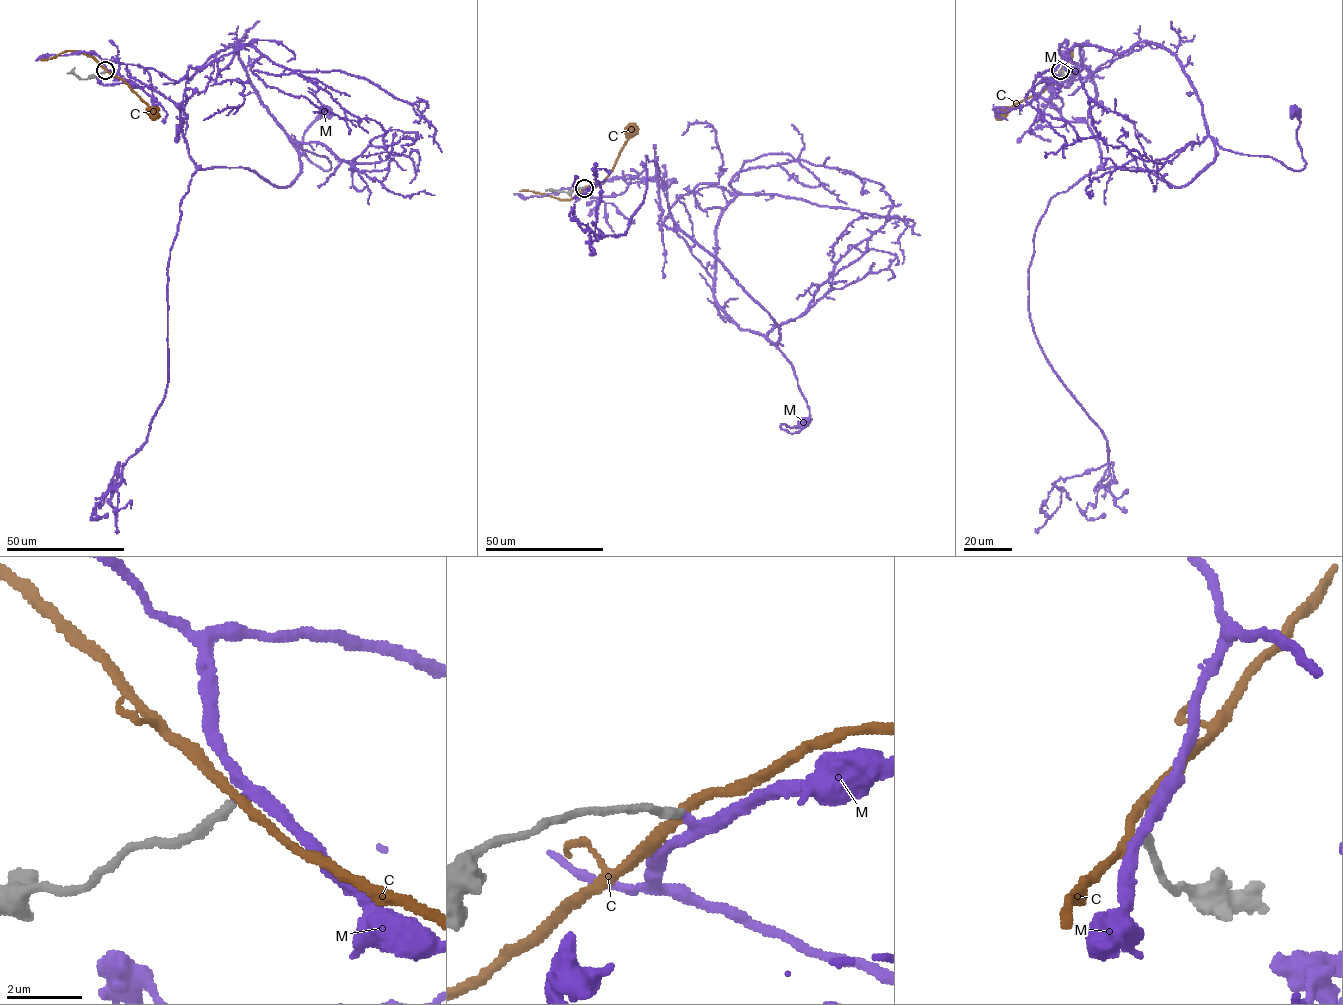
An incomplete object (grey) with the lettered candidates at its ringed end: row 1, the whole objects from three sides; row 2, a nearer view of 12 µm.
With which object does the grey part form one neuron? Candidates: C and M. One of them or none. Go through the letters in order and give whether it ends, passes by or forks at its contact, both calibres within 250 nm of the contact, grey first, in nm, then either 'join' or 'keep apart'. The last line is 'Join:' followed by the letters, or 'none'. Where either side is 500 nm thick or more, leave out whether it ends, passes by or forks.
C: it passes by; 240 nm thick on the grey side, 280 nm on the other; keep apart
M: it passes by; 260 nm thick on the grey side, 240 nm on the other; join
Join: M

